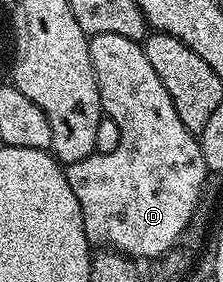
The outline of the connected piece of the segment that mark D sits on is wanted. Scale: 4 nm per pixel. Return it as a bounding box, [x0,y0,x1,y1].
[65,32,207,258]

